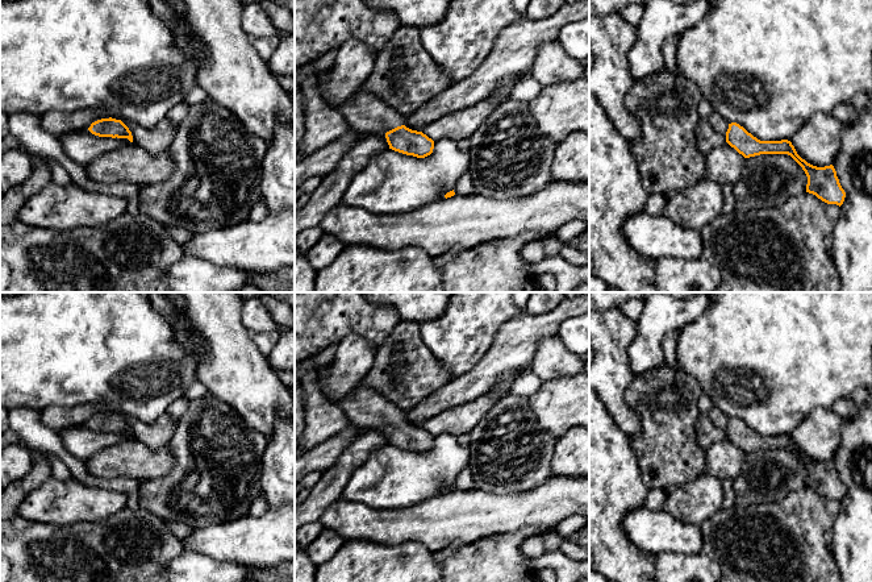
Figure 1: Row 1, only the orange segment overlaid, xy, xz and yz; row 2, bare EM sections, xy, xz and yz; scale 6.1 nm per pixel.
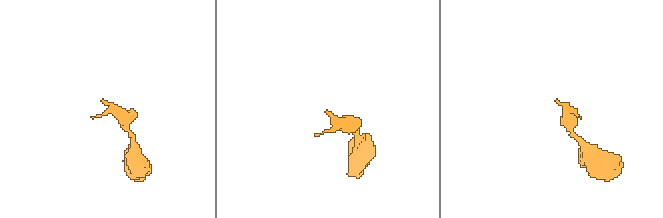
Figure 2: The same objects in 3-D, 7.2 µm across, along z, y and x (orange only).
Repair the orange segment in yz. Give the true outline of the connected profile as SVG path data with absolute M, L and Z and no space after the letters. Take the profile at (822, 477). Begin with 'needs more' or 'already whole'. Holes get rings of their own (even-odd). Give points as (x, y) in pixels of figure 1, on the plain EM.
already whole | M737 417L729 419L726 437L744 453L760 449L788 449L805 466L808 471L806 487L815 490L827 499L842 500L846 487L842 483L833 460L817 462L802 454L788 435L760 436Z

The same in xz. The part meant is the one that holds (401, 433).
needs more | M362 381L337 406L351 424L363 428L384 428L389 444L395 446L417 453L425 453L433 448L431 433L422 427L406 423L404 411L364 386Z

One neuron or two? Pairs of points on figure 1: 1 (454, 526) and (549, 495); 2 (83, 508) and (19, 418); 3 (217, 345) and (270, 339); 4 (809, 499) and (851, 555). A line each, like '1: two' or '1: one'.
1: one
2: two
3: two
4: two

